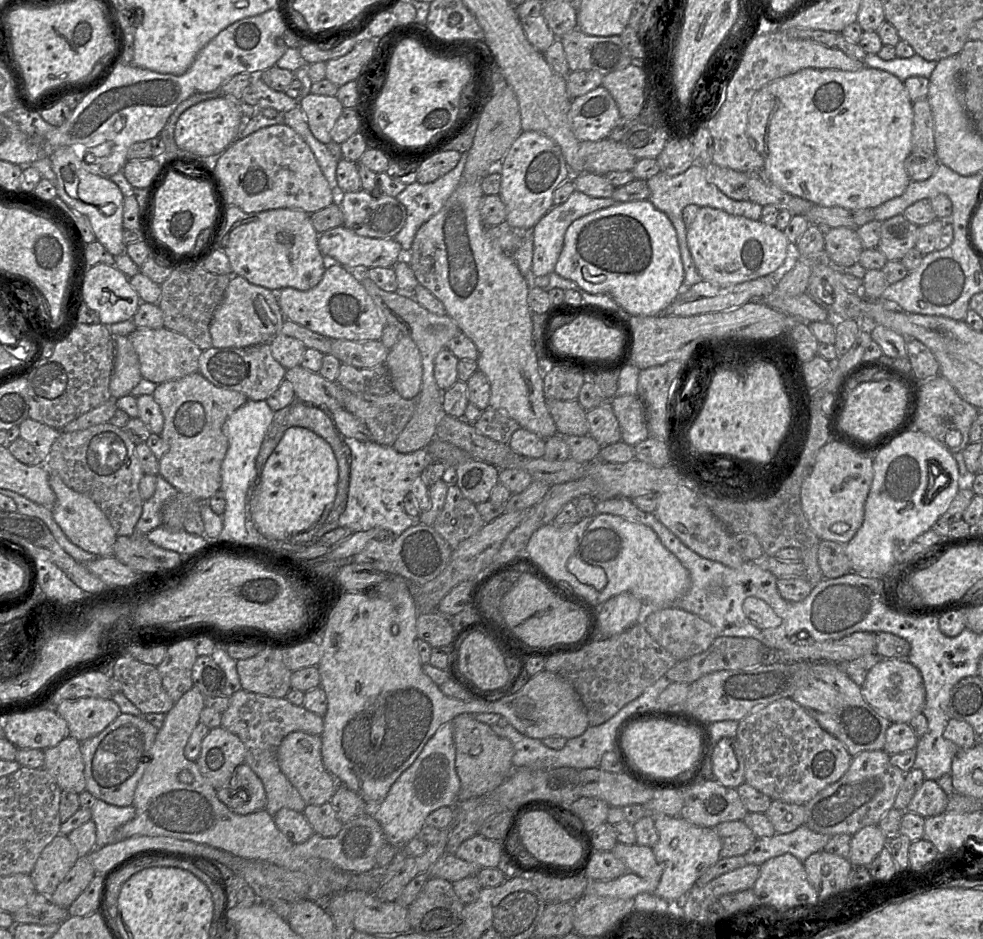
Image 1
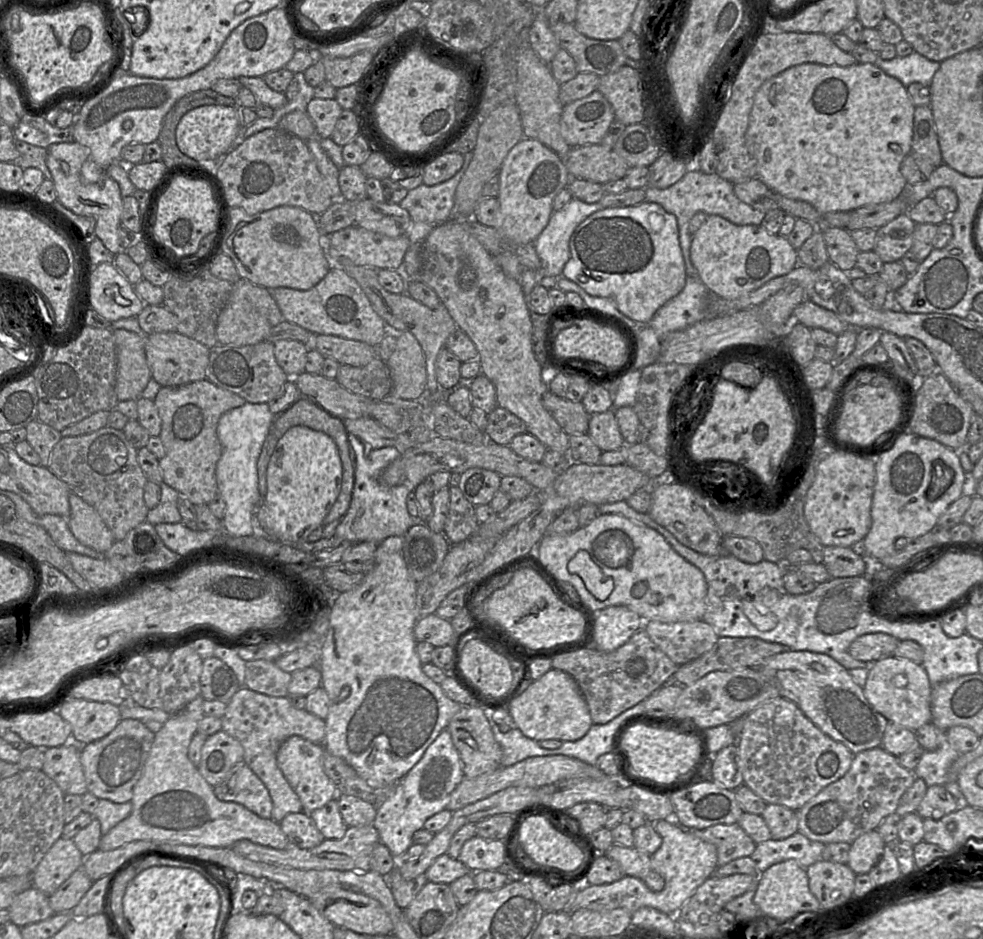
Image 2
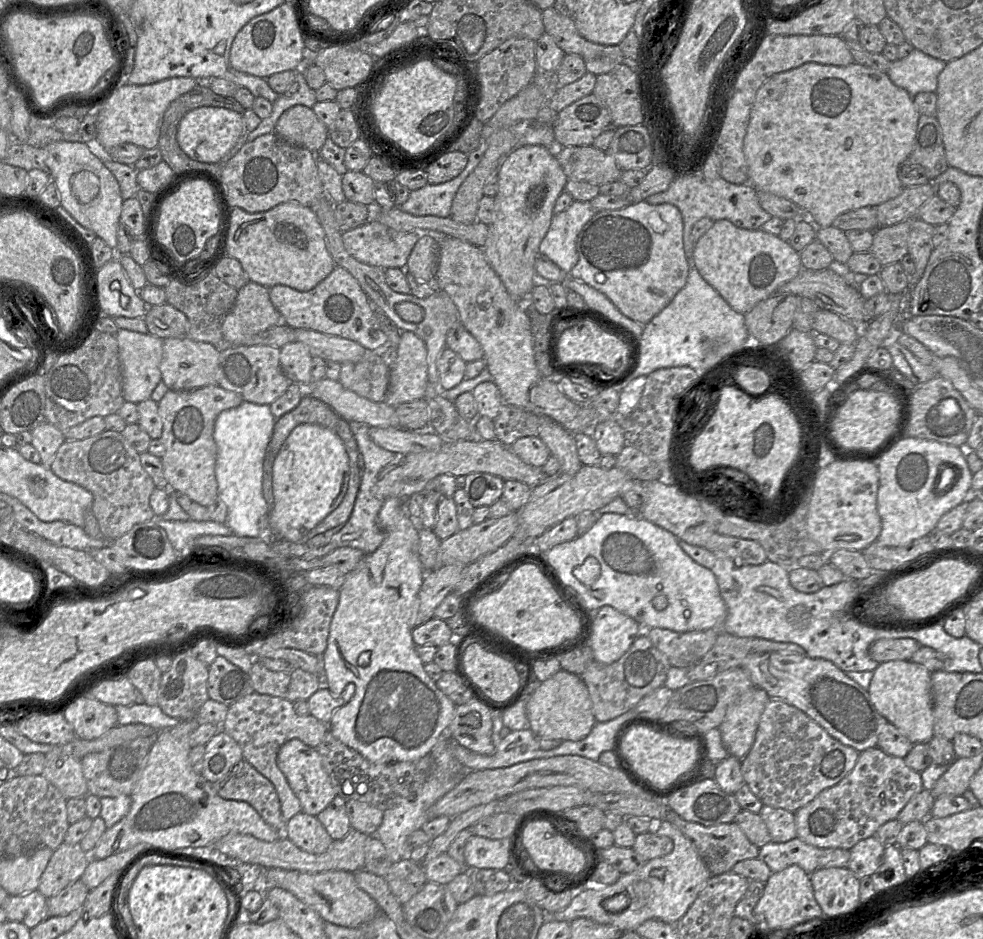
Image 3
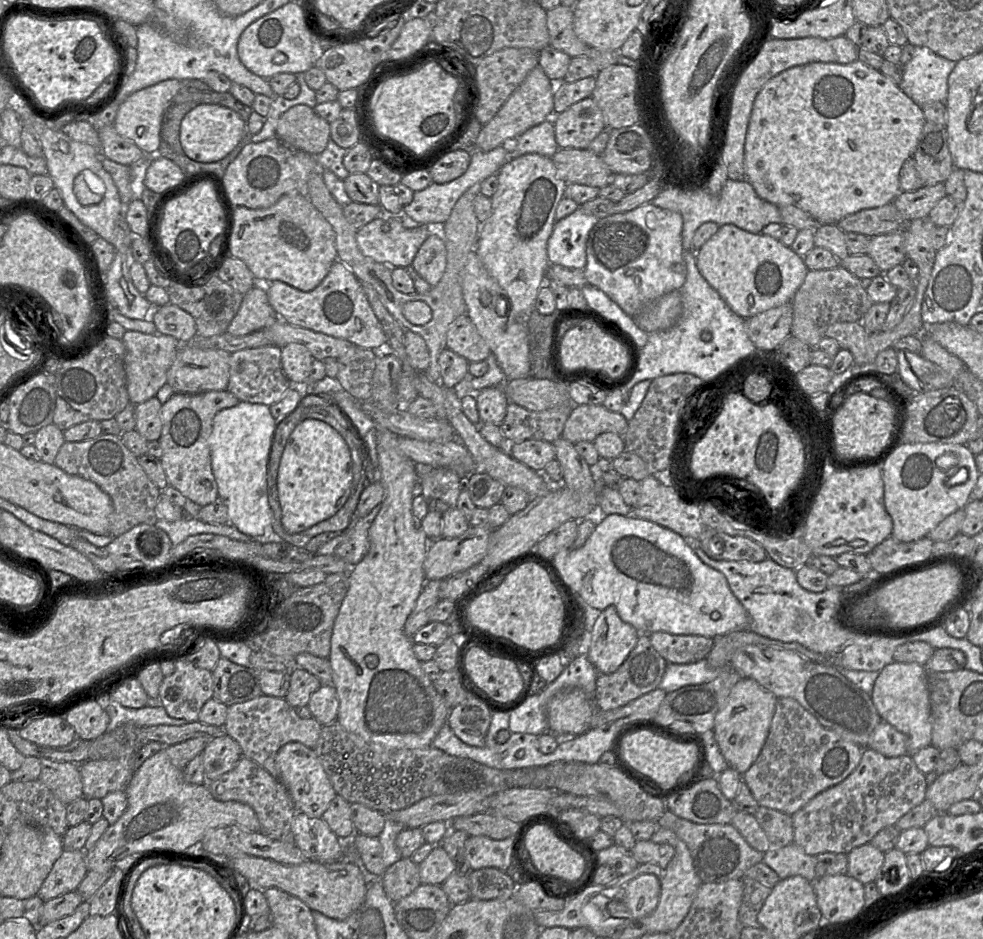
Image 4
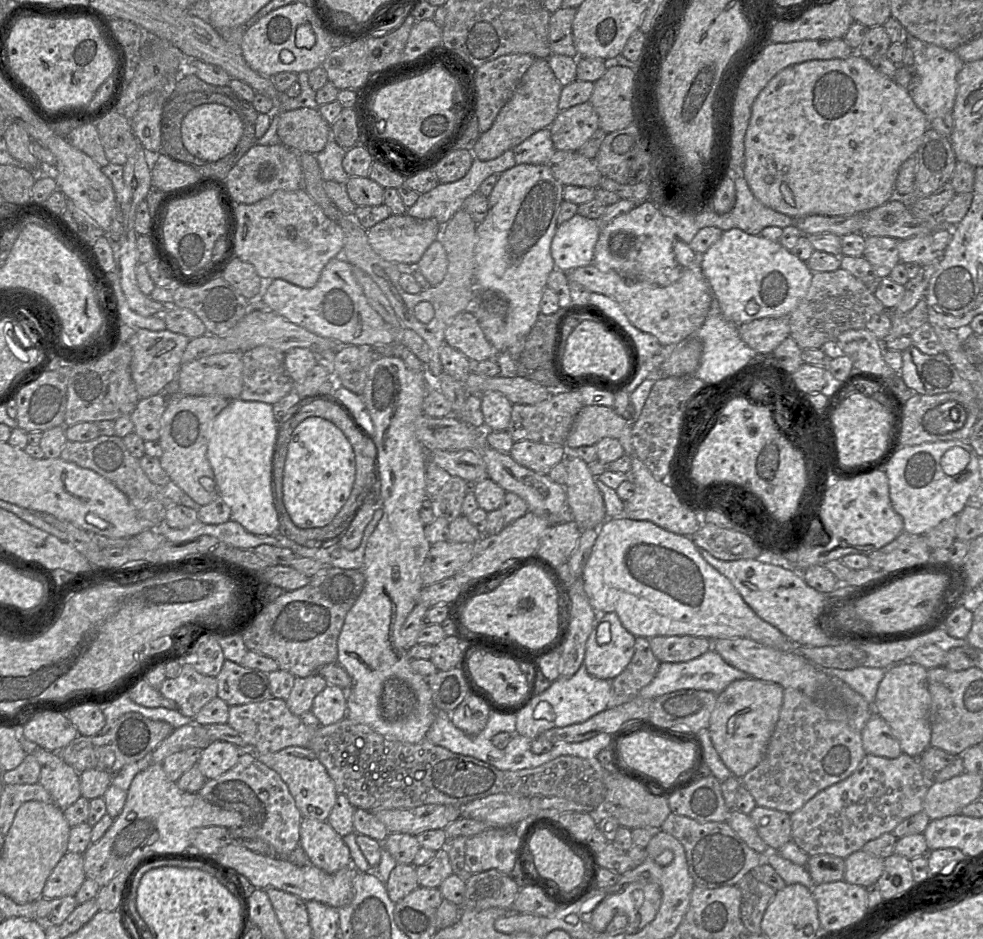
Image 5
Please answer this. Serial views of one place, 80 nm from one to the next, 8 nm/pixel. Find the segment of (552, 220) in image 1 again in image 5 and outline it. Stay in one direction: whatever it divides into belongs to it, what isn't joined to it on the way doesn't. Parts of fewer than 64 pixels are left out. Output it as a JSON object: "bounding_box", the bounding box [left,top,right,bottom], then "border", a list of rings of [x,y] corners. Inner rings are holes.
{"bounding_box":[550,213,600,271],"border":[[[576,213],[559,224],[550,245],[556,269],[571,271],[592,264],[600,224]]]}

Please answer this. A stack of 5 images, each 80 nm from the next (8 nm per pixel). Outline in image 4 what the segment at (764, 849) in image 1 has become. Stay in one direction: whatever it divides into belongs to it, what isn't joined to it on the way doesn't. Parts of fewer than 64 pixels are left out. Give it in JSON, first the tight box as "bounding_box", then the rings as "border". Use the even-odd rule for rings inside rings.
{"bounding_box":[763,843,816,881],"border":[[[791,843],[779,849],[770,848],[763,854],[763,861],[773,869],[779,879],[800,875],[808,881],[815,879],[816,856],[809,855]]]}

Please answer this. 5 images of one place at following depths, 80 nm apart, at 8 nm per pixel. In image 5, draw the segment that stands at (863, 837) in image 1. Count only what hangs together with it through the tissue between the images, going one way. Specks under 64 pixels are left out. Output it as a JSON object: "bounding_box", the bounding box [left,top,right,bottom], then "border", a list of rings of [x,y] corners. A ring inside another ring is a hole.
{"bounding_box":[843,849,884,888],"border":[[[861,849],[845,858],[843,880],[866,888],[878,881],[883,867],[884,859]]]}

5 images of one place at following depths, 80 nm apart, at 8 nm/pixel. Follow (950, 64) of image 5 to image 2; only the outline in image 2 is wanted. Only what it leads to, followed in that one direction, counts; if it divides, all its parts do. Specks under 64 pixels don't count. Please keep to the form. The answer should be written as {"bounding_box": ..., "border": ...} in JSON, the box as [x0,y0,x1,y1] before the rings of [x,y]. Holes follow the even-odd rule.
{"bounding_box":[873,51,940,87],"border":[[[913,51],[908,56],[896,56],[890,60],[883,60],[878,54],[878,59],[873,65],[882,69],[887,75],[898,79],[905,87],[912,83],[930,87],[940,62],[929,60]]]}

